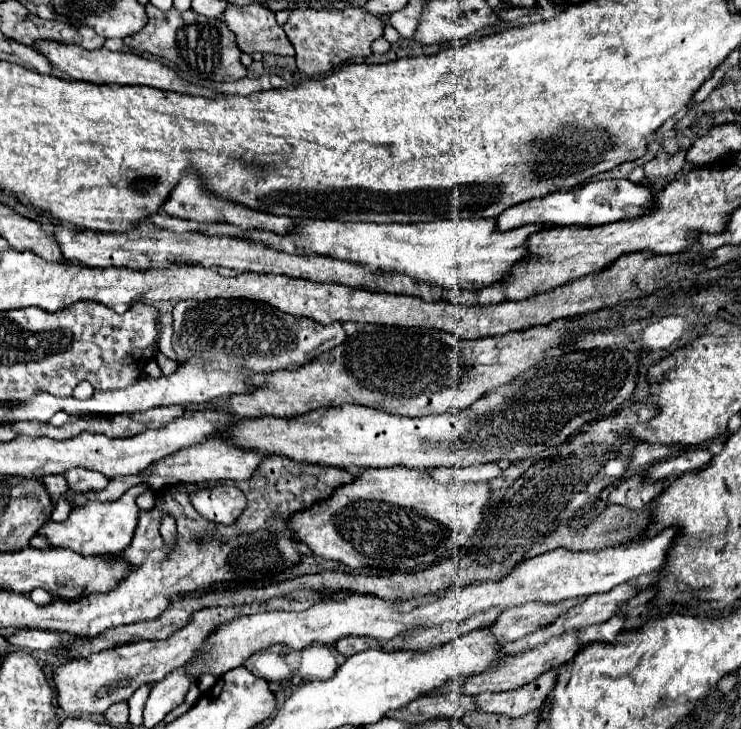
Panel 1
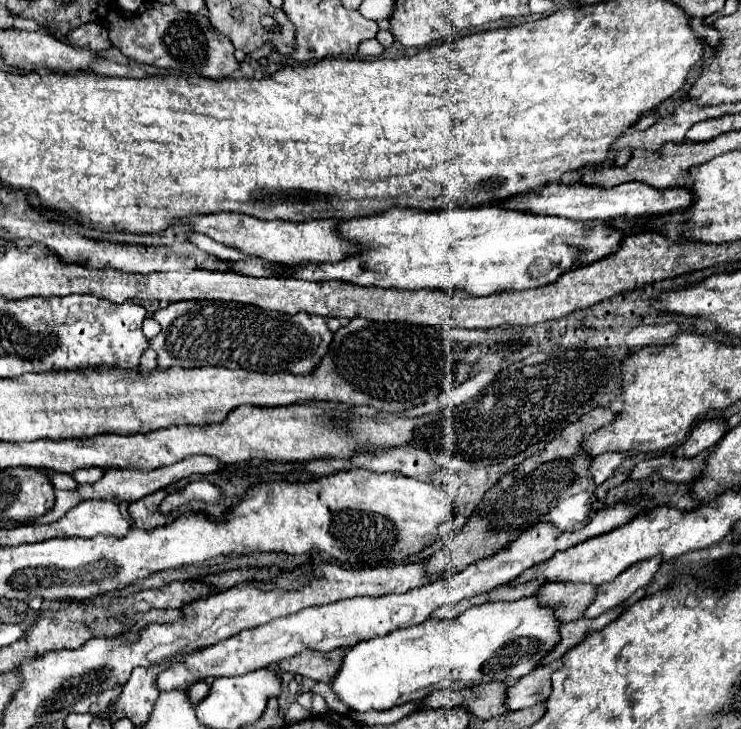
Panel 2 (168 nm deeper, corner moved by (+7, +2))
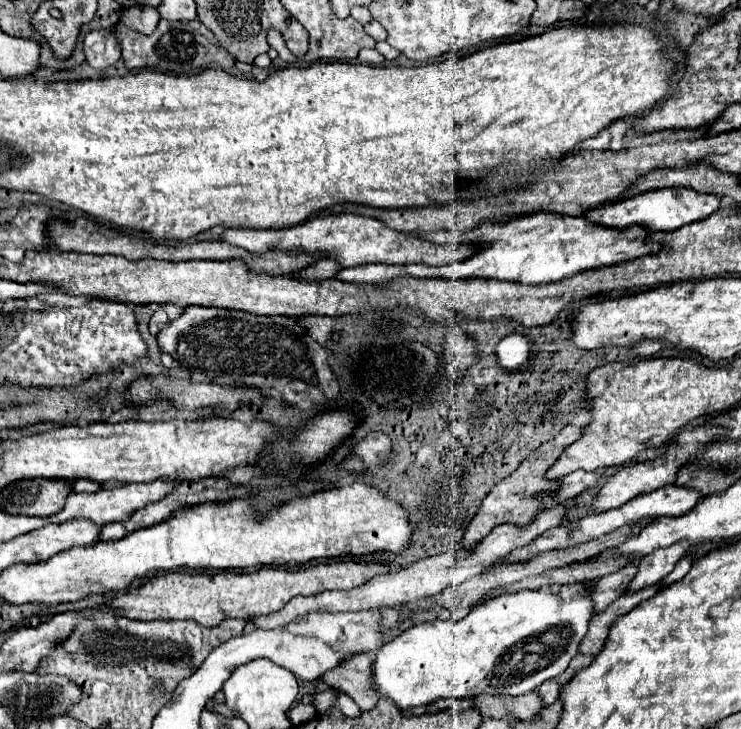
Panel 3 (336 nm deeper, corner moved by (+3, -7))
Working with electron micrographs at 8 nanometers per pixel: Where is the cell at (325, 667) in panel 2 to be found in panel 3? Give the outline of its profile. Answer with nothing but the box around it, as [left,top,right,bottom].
[322,654,378,712]

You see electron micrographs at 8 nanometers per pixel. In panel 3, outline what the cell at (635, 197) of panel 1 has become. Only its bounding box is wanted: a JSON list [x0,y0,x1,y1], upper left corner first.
[584,188,720,230]

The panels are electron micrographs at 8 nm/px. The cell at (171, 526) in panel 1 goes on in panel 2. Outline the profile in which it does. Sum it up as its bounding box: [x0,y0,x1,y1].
[160,481,222,513]

